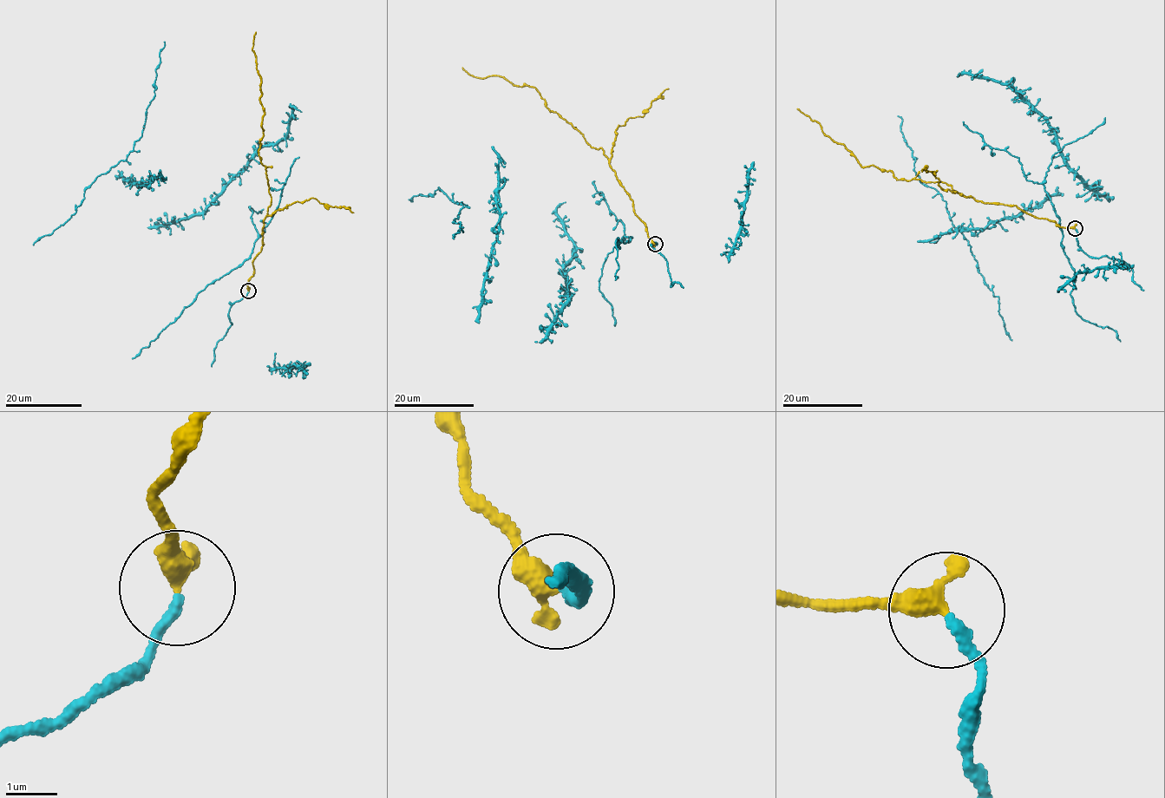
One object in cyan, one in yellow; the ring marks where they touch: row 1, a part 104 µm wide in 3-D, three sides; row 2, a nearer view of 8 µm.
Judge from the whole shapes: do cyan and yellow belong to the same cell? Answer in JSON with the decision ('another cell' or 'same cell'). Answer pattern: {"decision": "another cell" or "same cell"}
{"decision": "same cell"}

